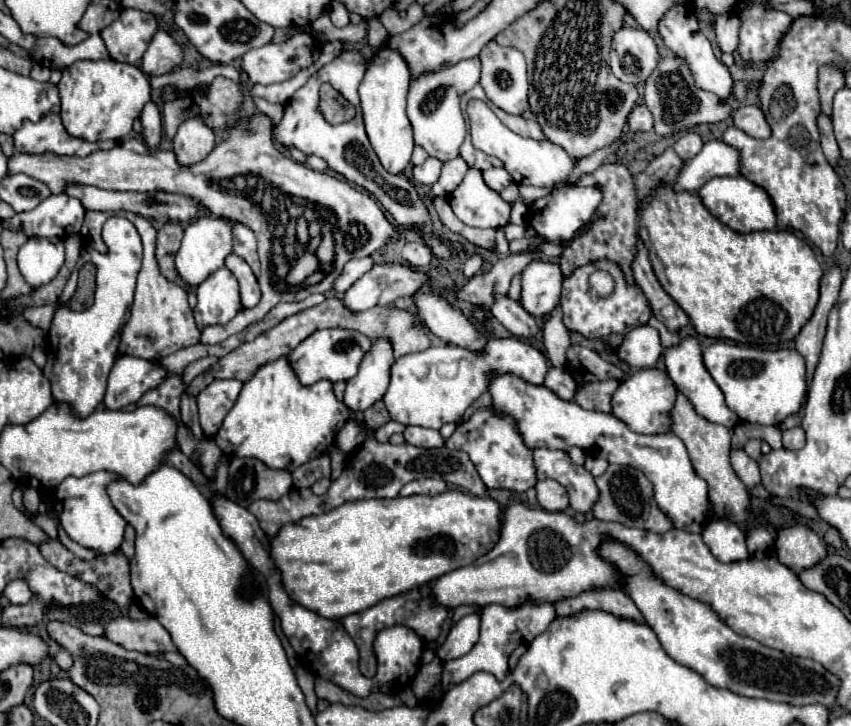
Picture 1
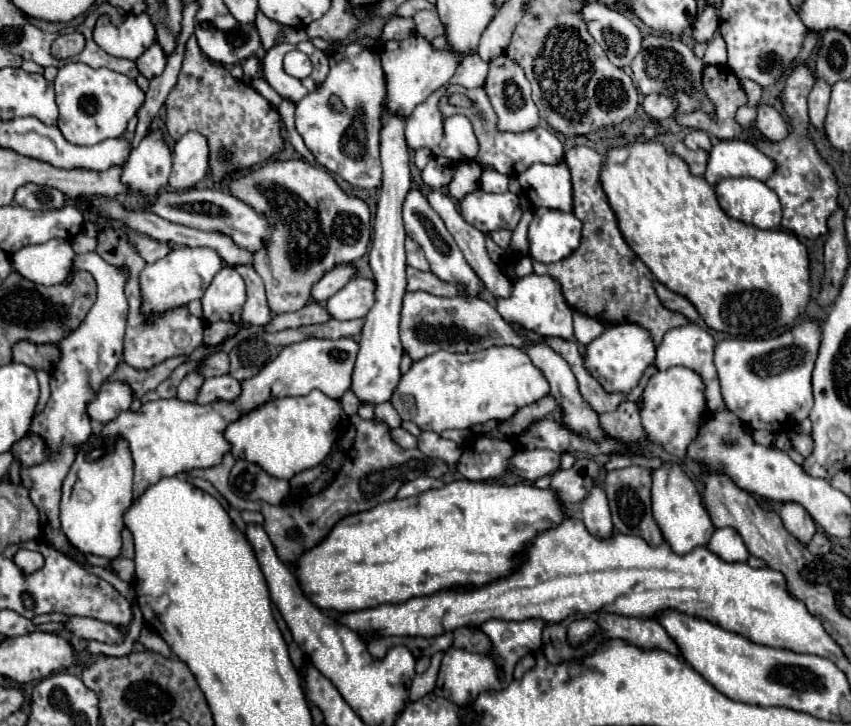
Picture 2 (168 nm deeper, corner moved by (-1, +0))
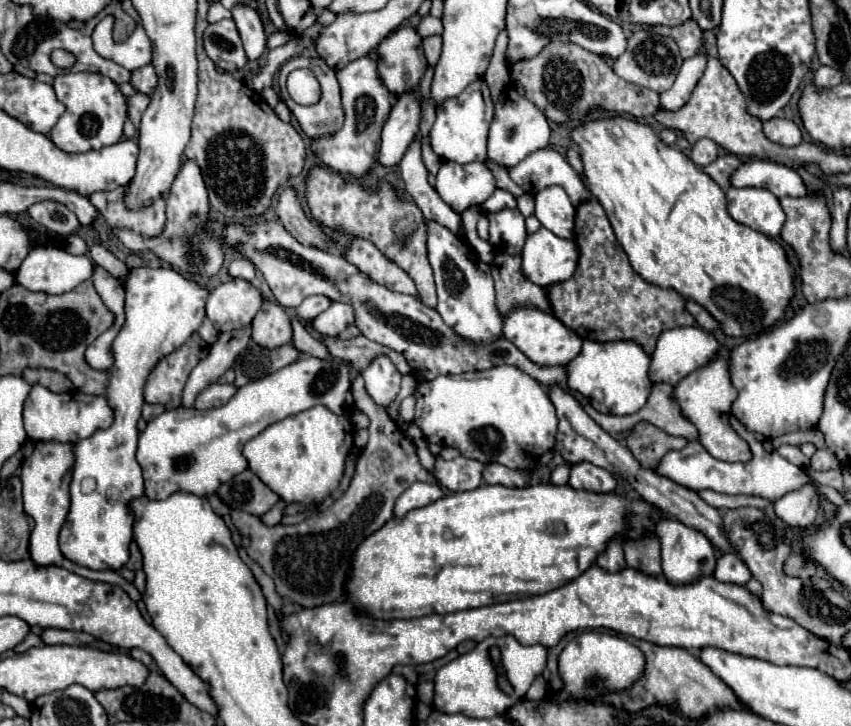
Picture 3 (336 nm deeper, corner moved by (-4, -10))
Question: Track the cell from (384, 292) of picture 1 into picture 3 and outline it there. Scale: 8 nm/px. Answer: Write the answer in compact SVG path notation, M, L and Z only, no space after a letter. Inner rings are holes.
M331 303L327 311L313 319L315 331L329 337L337 337L351 325L355 325L355 309L347 303Z

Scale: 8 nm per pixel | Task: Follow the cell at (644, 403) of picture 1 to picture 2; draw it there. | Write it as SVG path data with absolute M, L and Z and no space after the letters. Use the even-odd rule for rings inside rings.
M670 367L666 371L658 371L654 377L650 377L640 403L640 417L648 439L662 445L668 453L680 459L684 459L686 447L698 435L698 429L708 413L710 411L706 407L704 381L696 371L688 367Z

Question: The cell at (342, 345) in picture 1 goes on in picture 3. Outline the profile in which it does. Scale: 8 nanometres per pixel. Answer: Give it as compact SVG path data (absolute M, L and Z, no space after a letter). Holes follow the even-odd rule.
M303 357L259 381L243 385L227 405L195 411L195 409L169 409L151 419L145 431L139 433L137 463L143 469L145 495L155 501L169 497L177 491L187 491L205 497L227 483L235 473L247 469L241 447L259 435L265 427L289 415L301 413L323 403L335 415L351 415L351 365L337 359Z

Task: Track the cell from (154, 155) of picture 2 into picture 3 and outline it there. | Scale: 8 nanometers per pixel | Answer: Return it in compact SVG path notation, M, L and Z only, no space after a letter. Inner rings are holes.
M121 185L113 191L93 193L89 199L111 229L131 229L141 235L157 237L165 225L165 195L159 195L139 209L129 209L125 205L127 191L129 185Z

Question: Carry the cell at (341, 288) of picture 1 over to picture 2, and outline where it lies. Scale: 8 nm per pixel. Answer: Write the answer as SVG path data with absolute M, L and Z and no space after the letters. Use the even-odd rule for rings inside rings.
M338 265L336 269L332 269L332 271L328 271L314 287L312 287L312 291L310 291L310 297L312 297L312 301L316 301L316 303L324 303L324 301L328 301L338 289L342 289L352 277L354 277L354 267L350 267L350 265Z

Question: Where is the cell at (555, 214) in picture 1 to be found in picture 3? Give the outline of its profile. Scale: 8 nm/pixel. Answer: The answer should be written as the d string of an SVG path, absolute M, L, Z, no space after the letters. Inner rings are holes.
M541 227L527 237L521 257L525 277L539 287L547 287L571 277L579 261L579 251L573 239L561 239Z

